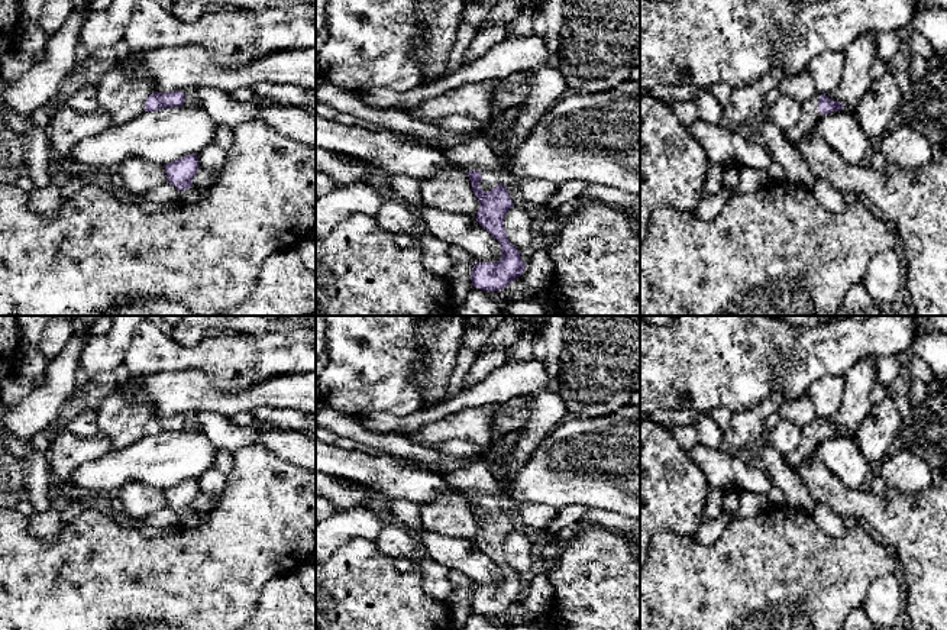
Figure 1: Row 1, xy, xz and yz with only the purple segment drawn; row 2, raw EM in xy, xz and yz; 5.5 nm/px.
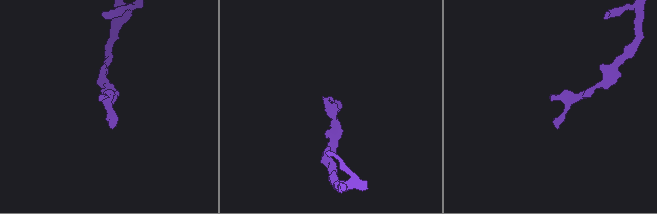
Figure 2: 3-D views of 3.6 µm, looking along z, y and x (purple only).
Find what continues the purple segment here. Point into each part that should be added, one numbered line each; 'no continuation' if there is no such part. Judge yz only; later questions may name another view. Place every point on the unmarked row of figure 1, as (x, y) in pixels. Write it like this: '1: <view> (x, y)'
1: yz (811, 439)

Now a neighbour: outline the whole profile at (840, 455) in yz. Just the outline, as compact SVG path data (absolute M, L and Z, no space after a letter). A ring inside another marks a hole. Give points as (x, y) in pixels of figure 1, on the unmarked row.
M853 436L827 437L812 452L844 485L851 490L866 488L870 463L859 450Z

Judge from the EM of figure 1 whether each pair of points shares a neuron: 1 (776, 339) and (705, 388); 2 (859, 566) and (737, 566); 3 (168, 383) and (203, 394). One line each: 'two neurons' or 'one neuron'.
1: one neuron
2: one neuron
3: one neuron

